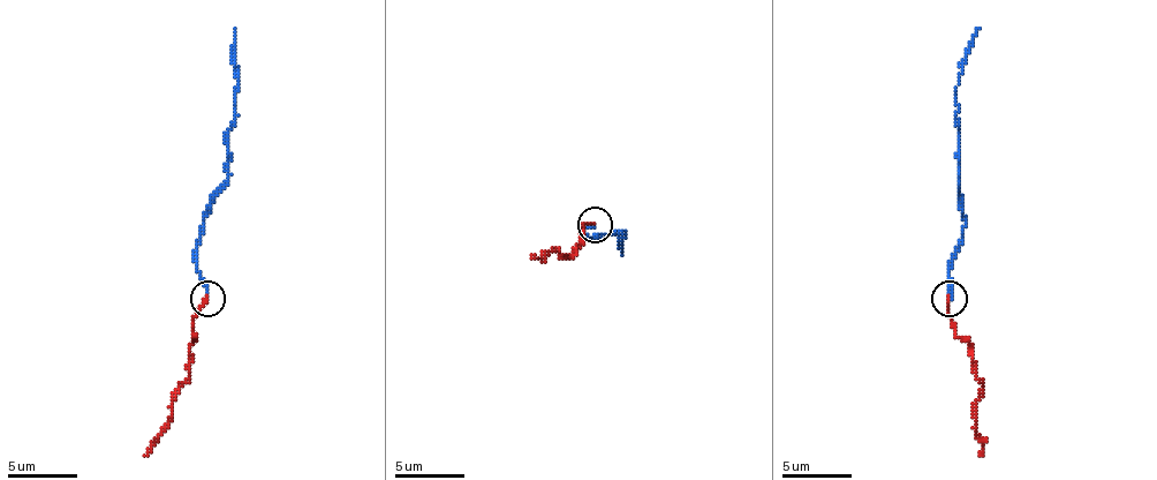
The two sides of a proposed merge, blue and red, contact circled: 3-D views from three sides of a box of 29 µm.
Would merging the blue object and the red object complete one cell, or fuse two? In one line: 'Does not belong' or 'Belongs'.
Belongs

